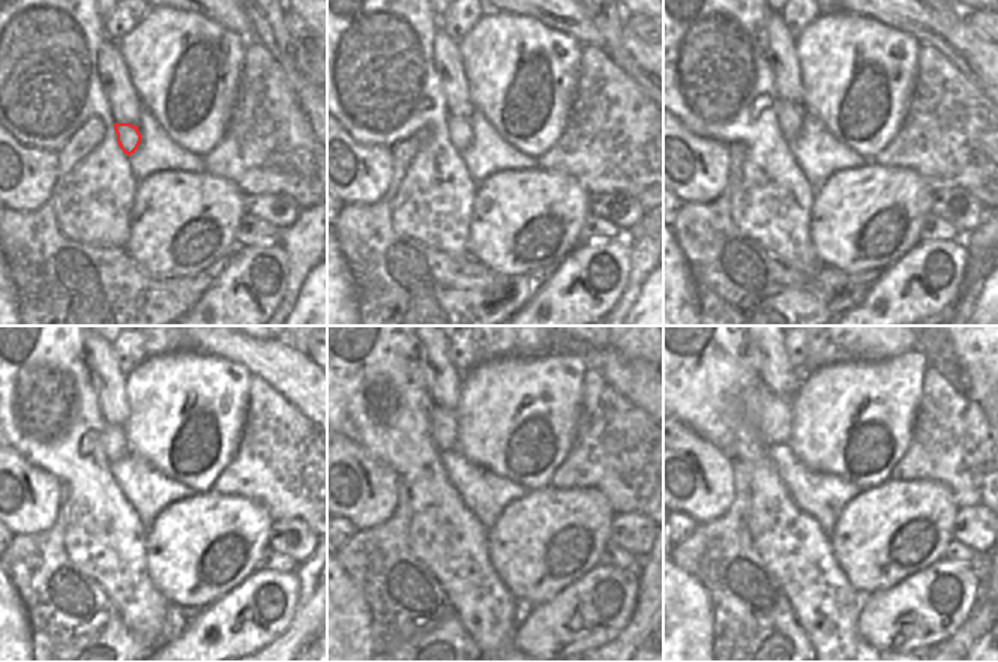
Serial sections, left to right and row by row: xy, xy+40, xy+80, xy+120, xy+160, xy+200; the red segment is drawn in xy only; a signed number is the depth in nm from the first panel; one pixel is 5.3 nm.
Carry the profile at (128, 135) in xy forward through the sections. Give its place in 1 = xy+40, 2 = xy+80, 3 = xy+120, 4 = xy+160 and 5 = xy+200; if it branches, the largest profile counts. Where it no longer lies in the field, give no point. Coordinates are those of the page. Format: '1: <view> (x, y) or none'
1: xy+40 (458, 128)
2: xy+80 (790, 116)
3: xy+120 (114, 445)
4: xy+160 (443, 431)
5: xy+200 (772, 415)

